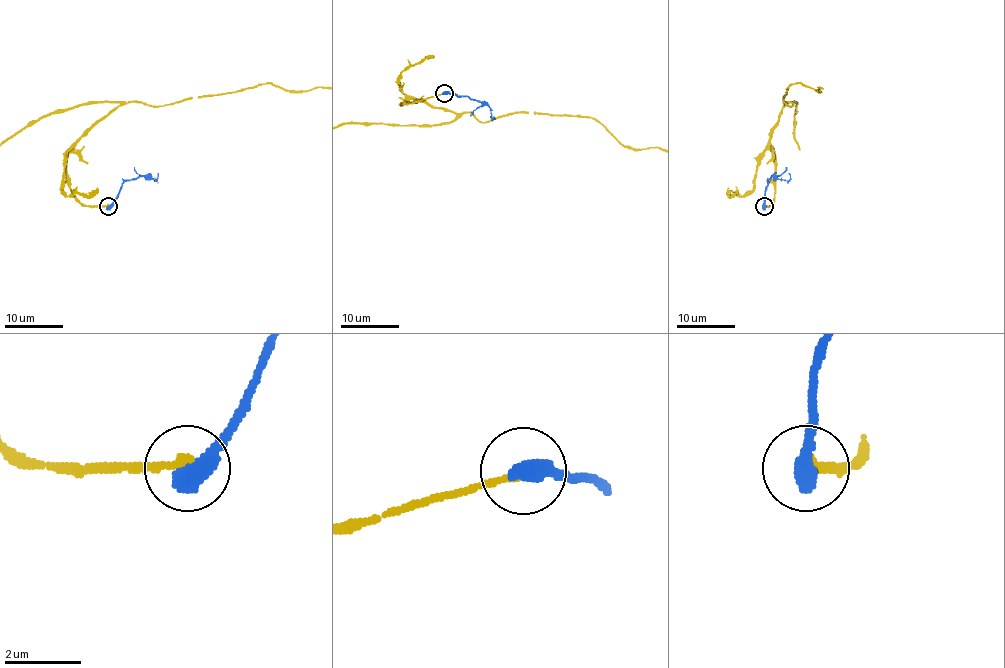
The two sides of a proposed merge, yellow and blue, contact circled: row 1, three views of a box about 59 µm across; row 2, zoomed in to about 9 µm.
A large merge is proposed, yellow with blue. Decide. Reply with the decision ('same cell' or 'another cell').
another cell

